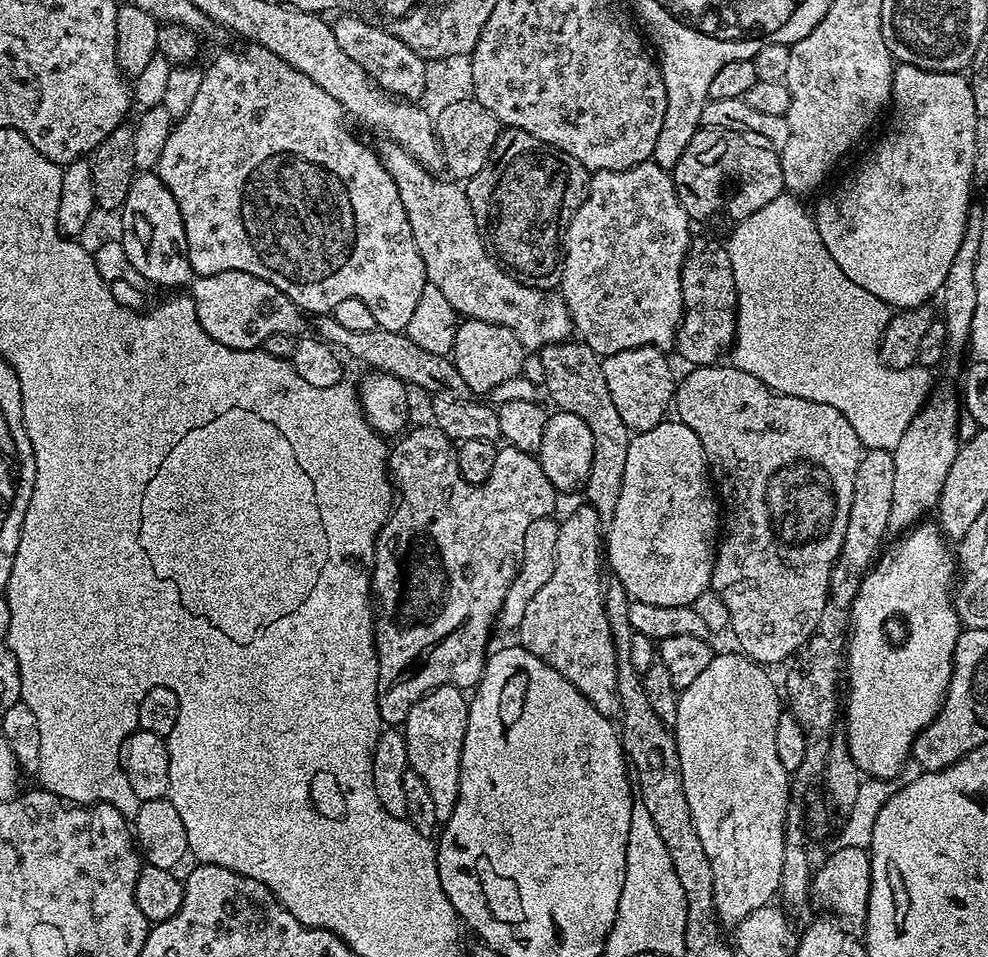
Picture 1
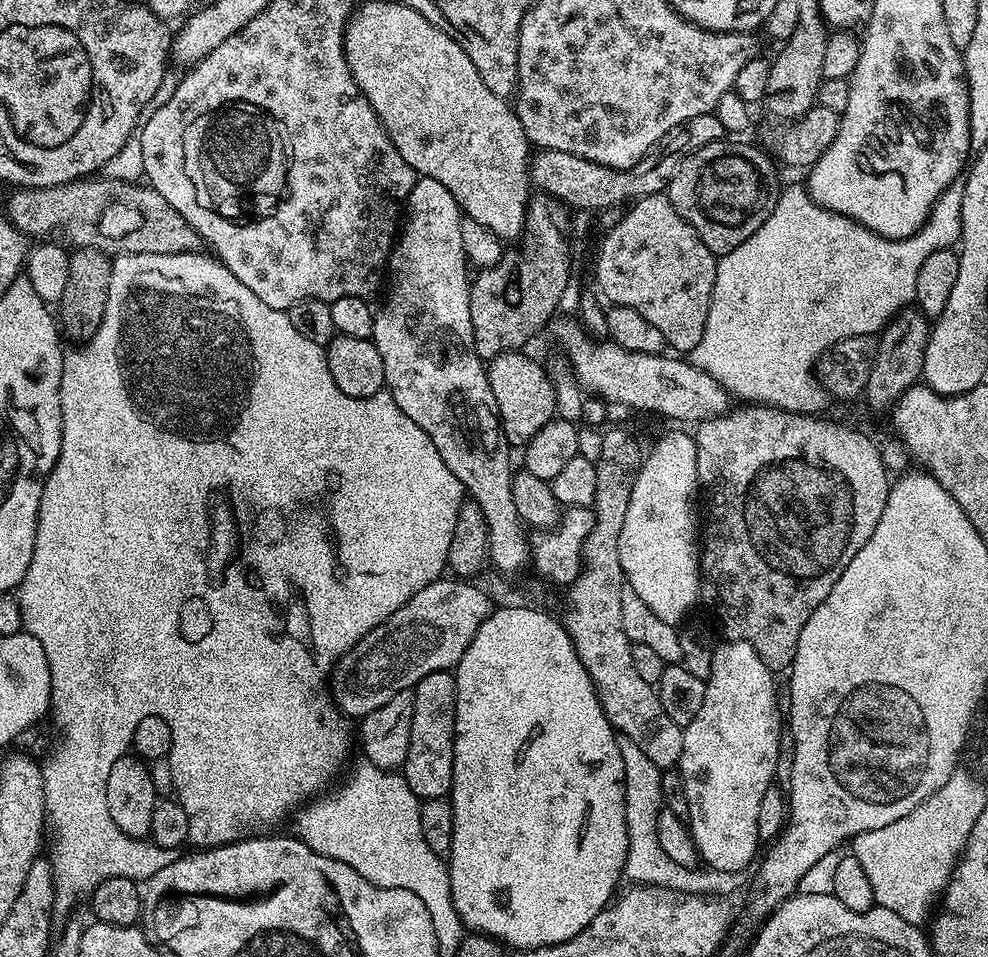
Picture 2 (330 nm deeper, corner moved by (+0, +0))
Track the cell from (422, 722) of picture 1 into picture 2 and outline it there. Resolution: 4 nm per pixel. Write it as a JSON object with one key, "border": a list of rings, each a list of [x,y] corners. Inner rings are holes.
{"border":[[[451,671],[426,674],[414,689],[414,726],[410,726],[410,750],[402,769],[404,781],[421,801],[451,793],[455,741],[456,677]]]}

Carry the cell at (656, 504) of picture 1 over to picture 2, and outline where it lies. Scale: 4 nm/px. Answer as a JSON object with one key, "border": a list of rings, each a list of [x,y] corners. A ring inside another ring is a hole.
{"border":[[[680,430],[684,432],[668,432],[660,441],[644,457],[644,465],[642,470],[638,470],[638,482],[634,482],[634,494],[630,494],[630,506],[626,510],[626,522],[622,525],[622,538],[618,538],[618,554],[622,562],[622,570],[624,571],[624,579],[627,587],[634,590],[634,594],[638,594],[638,598],[642,598],[642,602],[646,602],[646,606],[650,606],[650,610],[654,610],[654,614],[658,614],[658,618],[662,618],[662,622],[683,625],[684,615],[695,606],[696,600],[701,599],[700,594],[700,554],[701,545],[698,543],[698,520],[696,524],[696,492],[701,491],[700,479],[698,478],[698,466],[696,465],[696,438],[691,431]]]}

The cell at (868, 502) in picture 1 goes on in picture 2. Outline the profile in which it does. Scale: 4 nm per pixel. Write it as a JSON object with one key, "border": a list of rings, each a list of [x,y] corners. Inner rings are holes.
{"border":[[[909,306],[903,312],[899,312],[879,333],[874,370],[870,370],[870,382],[864,391],[866,400],[869,400],[874,407],[892,409],[906,390],[921,383],[929,331],[929,318],[915,307]]]}

